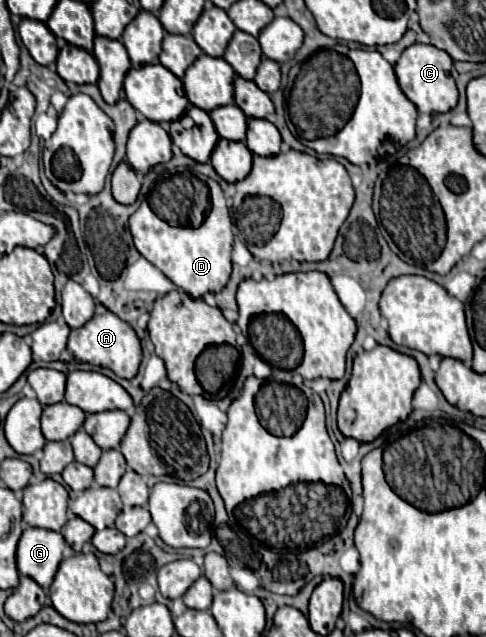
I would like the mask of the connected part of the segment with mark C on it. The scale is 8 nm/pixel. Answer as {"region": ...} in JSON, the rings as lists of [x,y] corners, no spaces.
{"region":[[[412,43],[410,47],[406,47],[394,65],[400,89],[418,107],[420,113],[446,113],[452,107],[456,107],[458,89],[450,75],[450,69],[452,69],[450,55],[442,49],[436,49],[434,45],[424,43]]]}

